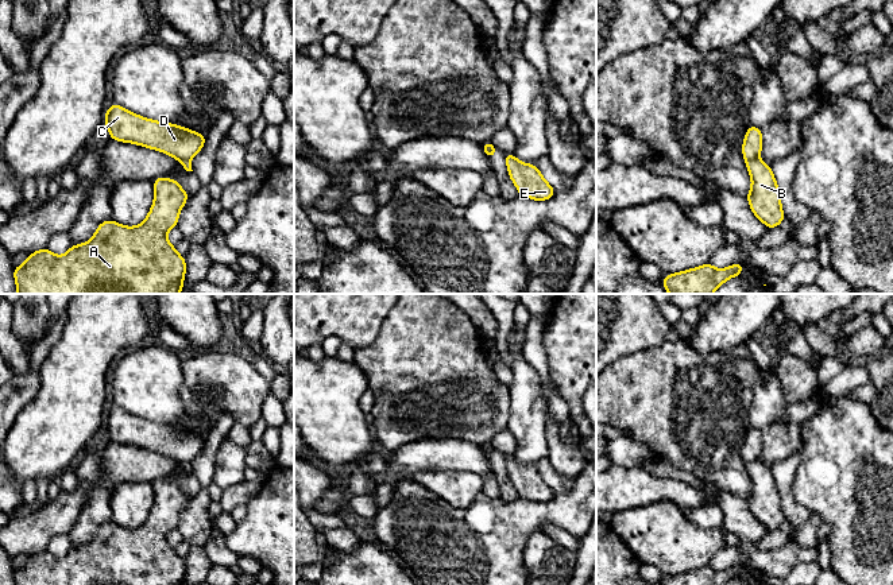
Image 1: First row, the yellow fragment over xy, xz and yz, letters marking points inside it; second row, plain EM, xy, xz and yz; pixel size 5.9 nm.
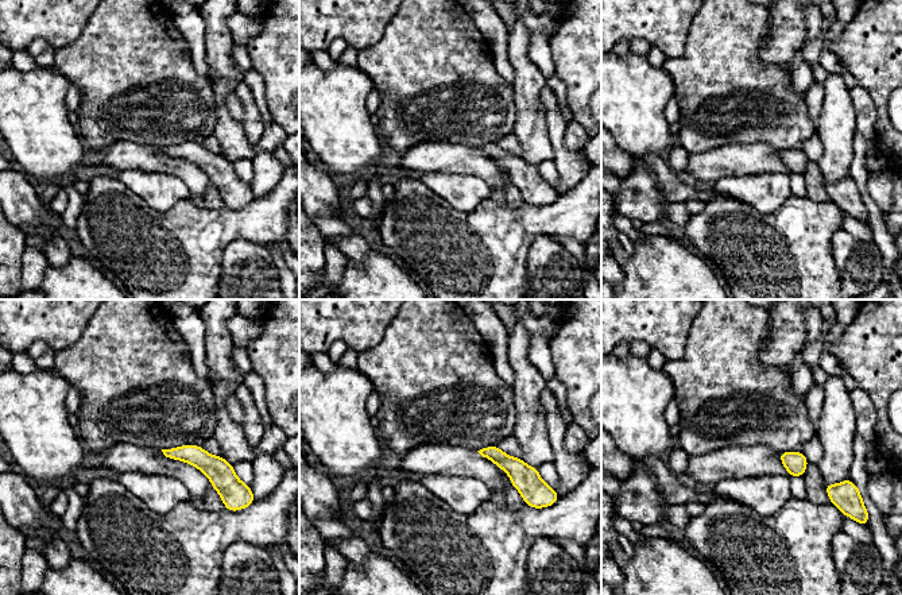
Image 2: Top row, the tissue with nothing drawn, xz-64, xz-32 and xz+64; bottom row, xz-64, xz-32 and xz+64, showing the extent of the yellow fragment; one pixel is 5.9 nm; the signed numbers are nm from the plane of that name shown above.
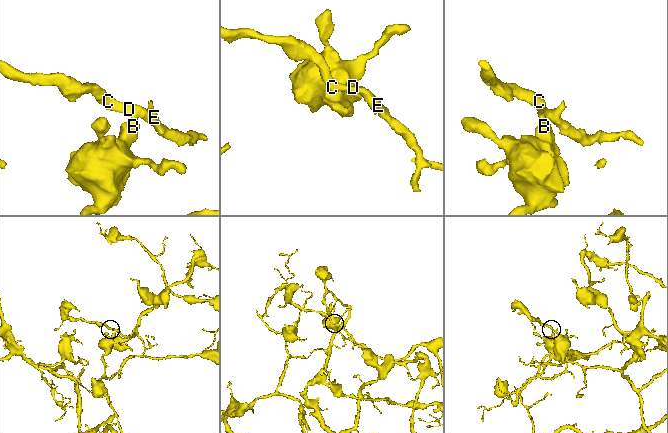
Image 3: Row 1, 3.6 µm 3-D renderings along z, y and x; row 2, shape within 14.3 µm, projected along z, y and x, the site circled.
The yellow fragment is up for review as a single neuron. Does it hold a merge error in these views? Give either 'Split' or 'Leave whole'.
Split

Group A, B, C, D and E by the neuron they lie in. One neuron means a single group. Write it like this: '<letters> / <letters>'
A B / C D E

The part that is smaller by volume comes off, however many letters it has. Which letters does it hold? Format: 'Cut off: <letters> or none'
Cut off: C, D, E

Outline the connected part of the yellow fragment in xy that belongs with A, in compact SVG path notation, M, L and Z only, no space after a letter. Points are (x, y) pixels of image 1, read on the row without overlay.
M158 479L154 481L154 504L146 522L136 528L124 528L111 520L101 524L93 539L76 546L62 557L54 557L47 550L31 554L27 562L13 570L15 585L183 585L186 562L175 549L167 543L167 534L177 528L179 514L190 499L179 487L178 481Z

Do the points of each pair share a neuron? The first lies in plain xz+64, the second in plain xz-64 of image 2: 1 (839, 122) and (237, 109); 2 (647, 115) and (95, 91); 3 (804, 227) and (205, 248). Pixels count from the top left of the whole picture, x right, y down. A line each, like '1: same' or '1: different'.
1: different
2: different
3: same

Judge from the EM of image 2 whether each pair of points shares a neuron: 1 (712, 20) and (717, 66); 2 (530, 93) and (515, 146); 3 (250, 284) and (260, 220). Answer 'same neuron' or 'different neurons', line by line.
1: same neuron
2: different neurons
3: different neurons

